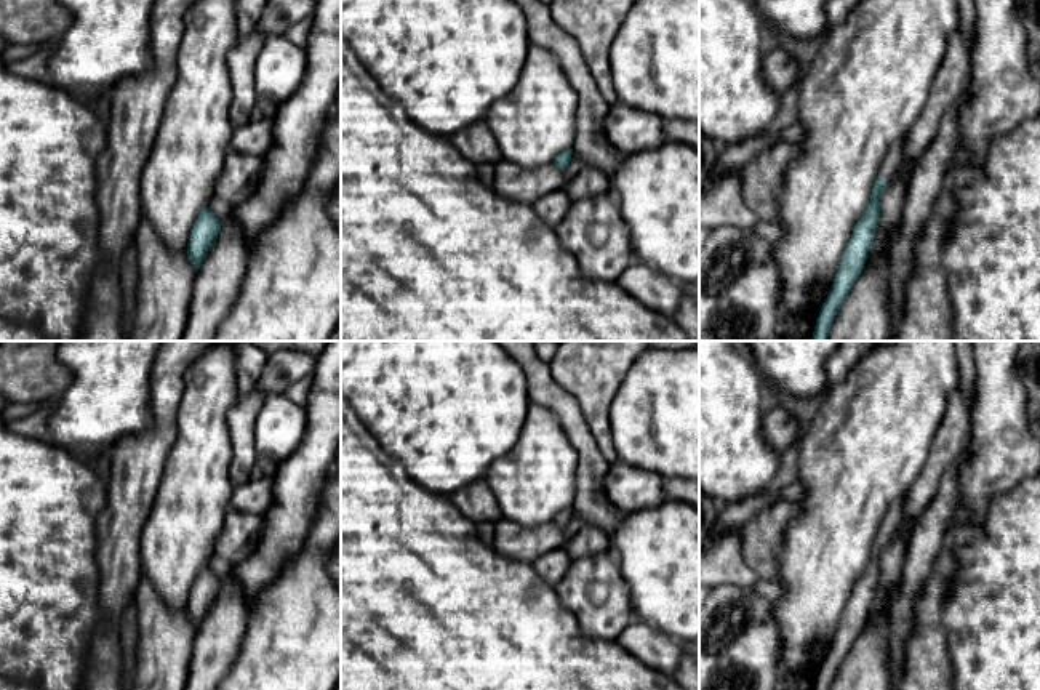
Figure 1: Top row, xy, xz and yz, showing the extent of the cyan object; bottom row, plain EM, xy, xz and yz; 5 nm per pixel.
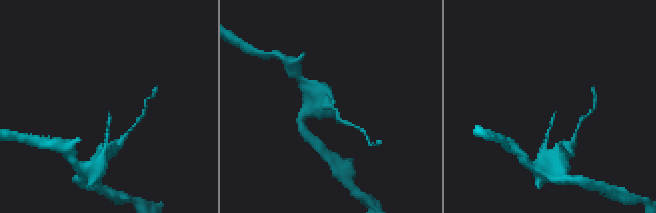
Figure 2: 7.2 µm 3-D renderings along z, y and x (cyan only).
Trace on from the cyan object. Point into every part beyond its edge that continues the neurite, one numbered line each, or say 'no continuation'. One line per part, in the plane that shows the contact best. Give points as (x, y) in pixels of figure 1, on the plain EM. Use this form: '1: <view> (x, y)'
1: yz (893, 519)

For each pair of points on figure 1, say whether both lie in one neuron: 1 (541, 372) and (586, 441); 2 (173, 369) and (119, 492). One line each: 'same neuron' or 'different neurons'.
1: same neuron
2: same neuron

